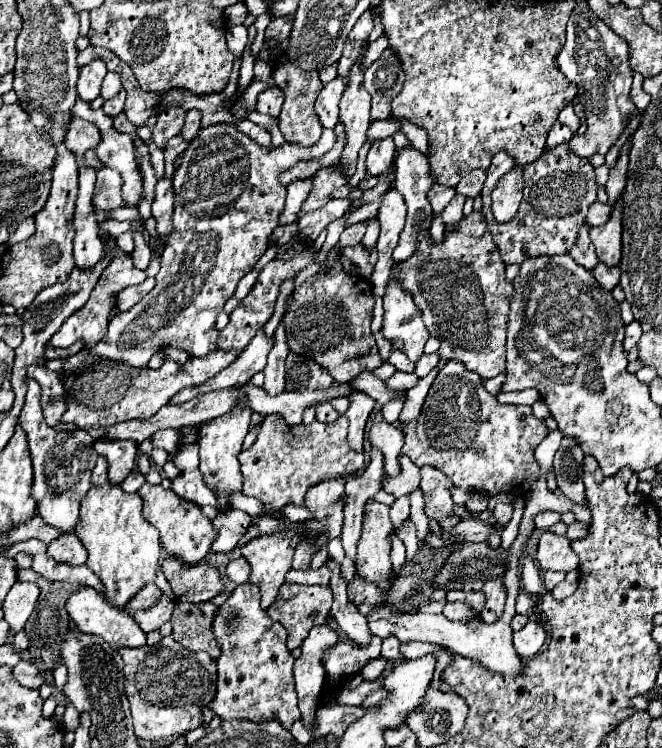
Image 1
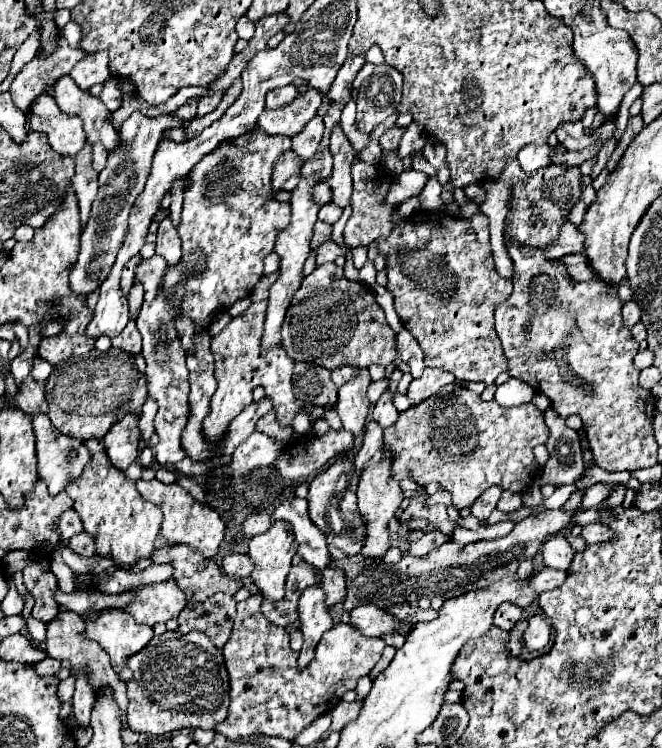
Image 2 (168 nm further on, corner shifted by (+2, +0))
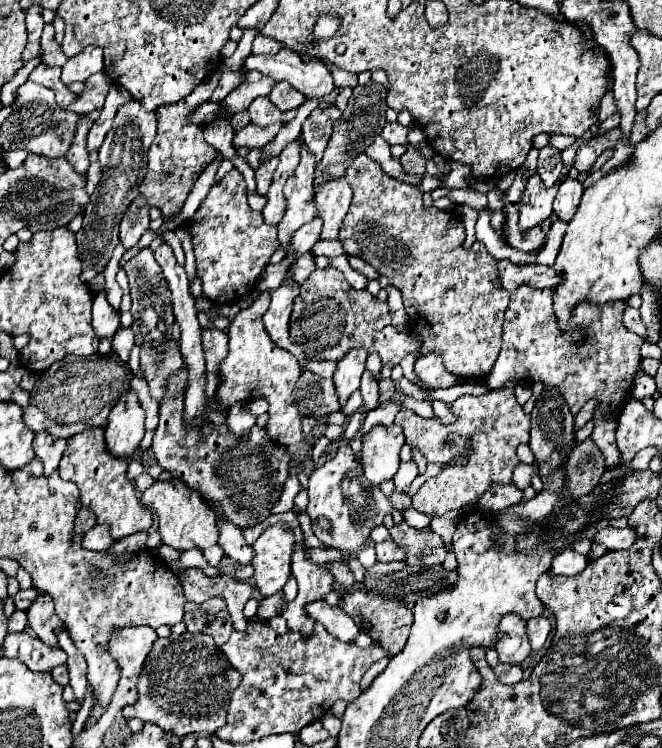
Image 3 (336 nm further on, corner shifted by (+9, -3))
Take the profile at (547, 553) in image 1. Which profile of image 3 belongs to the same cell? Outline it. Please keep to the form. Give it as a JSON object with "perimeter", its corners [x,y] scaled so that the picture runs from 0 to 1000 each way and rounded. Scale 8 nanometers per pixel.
{"perimeter":[[[853,730],[841,735],[838,749],[832,749],[832,765],[835,767],[853,767],[853,770],[869,770],[887,757],[890,746],[869,738],[863,730]]]}

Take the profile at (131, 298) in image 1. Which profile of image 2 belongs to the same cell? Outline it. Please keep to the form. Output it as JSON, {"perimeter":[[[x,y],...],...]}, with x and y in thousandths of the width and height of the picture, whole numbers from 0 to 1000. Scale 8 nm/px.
{"perimeter":[[[196,426],[196,432],[187,437],[187,443],[169,453],[169,464],[175,467],[184,467],[190,472],[199,472],[199,475],[208,475],[215,469],[215,451],[205,440],[205,432]]]}

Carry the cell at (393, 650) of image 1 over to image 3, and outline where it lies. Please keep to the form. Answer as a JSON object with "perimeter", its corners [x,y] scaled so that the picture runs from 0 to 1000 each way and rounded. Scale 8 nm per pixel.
{"perimeter":[[[582,877],[582,880],[576,880],[576,882],[569,882],[566,888],[560,888],[560,893],[548,901],[548,909],[545,909],[545,922],[551,922],[551,920],[557,920],[557,914],[560,914],[560,909],[585,890],[585,885],[588,885],[588,880]]]}

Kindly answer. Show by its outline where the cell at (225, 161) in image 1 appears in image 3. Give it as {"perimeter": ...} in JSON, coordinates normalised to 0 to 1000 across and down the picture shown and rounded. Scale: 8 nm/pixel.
{"perimeter":[[[358,225],[319,249],[282,305],[295,332],[298,369],[304,374],[307,393],[325,406],[349,406],[373,393],[400,361],[409,340],[421,332],[418,305],[397,297],[394,283],[382,283],[376,278],[370,241]]]}

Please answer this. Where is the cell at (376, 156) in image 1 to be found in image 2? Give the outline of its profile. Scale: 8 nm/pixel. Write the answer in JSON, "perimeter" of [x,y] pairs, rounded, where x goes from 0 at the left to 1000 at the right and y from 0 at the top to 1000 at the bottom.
{"perimeter":[[[592,167],[592,170],[574,183],[574,197],[577,197],[577,202],[592,202],[592,199],[598,199],[598,197],[604,194],[604,186],[607,186],[610,175],[613,175],[610,170]]]}

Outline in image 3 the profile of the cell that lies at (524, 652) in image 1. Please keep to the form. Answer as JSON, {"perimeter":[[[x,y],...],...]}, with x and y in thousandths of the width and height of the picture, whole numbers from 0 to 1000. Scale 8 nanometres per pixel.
{"perimeter":[[[823,824],[796,829],[796,853],[799,853],[805,869],[817,869],[829,845],[832,845],[832,832]]]}

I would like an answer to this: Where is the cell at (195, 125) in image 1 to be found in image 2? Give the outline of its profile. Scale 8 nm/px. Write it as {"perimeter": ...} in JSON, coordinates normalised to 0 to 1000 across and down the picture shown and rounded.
{"perimeter":[[[323,124],[320,130],[305,130],[302,138],[299,138],[299,156],[305,156],[305,154],[323,148],[326,140],[332,138],[332,132],[335,132],[335,124]]]}

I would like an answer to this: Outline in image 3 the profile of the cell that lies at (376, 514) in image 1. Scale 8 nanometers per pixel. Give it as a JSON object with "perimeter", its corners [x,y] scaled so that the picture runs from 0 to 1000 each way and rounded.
{"perimeter":[[[566,570],[548,586],[548,634],[563,650],[591,642],[603,628],[603,602],[609,596],[609,575],[603,570]]]}

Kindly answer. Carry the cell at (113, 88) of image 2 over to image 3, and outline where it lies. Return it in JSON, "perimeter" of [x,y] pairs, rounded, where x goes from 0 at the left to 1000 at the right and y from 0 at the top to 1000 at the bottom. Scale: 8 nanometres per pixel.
{"perimeter":[[[159,96],[140,99],[137,104],[128,107],[128,120],[119,126],[119,131],[101,147],[119,150],[119,152],[153,147],[165,118],[168,118],[168,104],[162,104]]]}

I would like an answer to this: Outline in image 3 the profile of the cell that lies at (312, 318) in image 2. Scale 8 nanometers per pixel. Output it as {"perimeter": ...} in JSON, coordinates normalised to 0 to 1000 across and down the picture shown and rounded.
{"perimeter":[[[503,356],[476,361],[455,382],[455,393],[446,398],[437,449],[458,468],[485,481],[512,484],[533,465],[551,465],[554,471],[569,471],[585,489],[606,484],[612,473],[630,473],[636,465],[636,452],[621,441],[600,444],[591,436],[591,420],[585,404],[569,401],[554,388],[536,388],[521,369]]]}

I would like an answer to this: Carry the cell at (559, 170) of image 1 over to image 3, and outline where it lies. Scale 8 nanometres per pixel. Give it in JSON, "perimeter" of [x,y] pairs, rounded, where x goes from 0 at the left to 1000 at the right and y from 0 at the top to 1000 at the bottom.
{"perimeter":[[[805,233],[796,246],[793,254],[787,259],[784,267],[784,307],[796,310],[808,302],[814,302],[820,294],[826,294],[835,286],[835,265],[841,259],[844,246],[835,246],[832,251],[826,251],[820,246],[820,241],[814,238],[814,233]]]}

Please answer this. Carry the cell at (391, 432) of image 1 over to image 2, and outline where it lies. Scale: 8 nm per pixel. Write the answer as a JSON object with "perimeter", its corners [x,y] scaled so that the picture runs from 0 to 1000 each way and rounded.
{"perimeter":[[[589,520],[580,523],[580,525],[574,528],[574,533],[568,536],[568,541],[565,541],[565,547],[562,547],[562,560],[568,560],[577,571],[589,571],[589,568],[598,566],[598,560],[601,560],[601,547],[598,547],[595,539],[592,539],[592,523],[589,523]]]}

